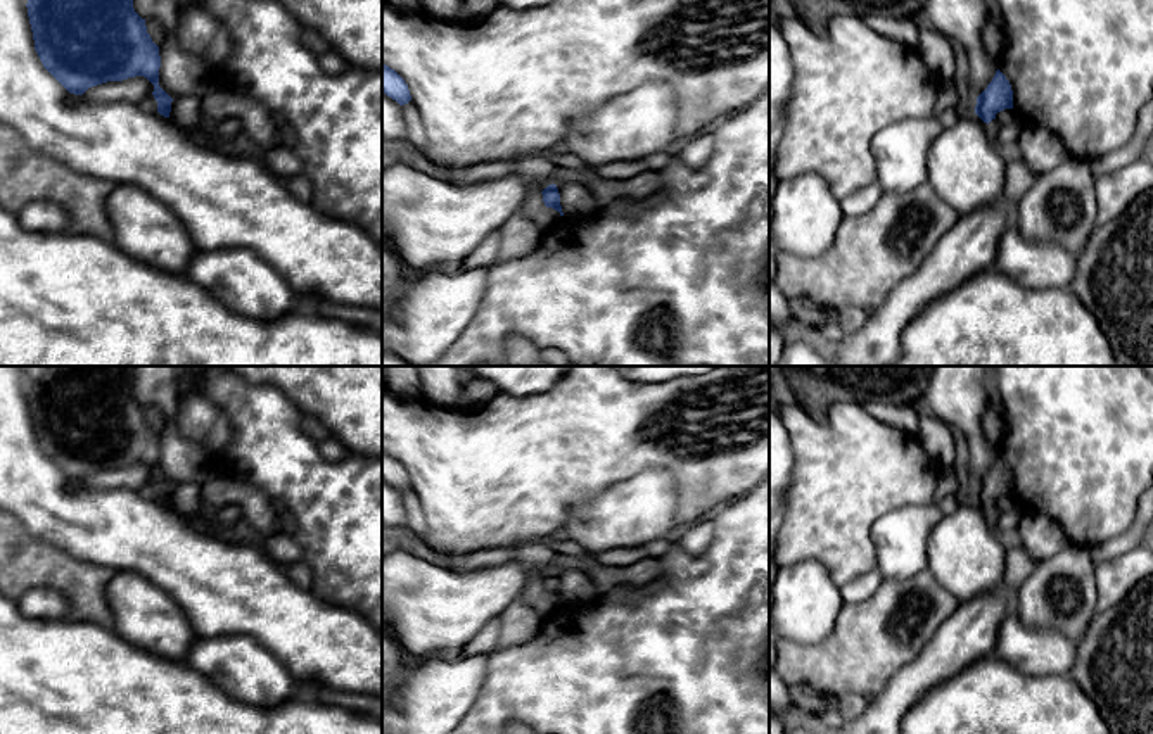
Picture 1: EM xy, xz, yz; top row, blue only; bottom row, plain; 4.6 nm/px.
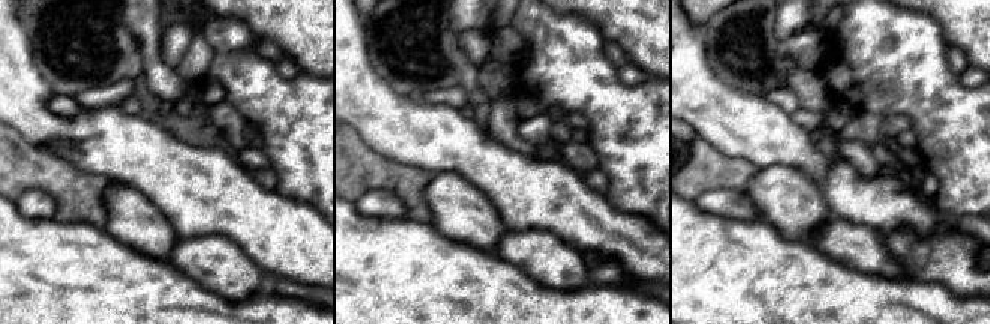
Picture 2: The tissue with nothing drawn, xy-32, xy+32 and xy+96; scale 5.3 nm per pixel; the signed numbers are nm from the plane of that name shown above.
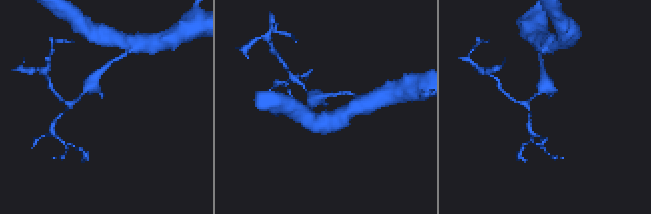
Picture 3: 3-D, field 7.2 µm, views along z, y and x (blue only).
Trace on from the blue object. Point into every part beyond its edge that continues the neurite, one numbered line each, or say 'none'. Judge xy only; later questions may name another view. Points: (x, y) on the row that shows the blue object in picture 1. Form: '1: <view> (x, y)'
none

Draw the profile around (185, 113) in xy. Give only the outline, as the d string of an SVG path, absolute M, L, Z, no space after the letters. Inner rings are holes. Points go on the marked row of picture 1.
M187 95L173 98L169 119L194 142L218 150L204 138L202 131L199 130L201 117L202 117L201 97Z

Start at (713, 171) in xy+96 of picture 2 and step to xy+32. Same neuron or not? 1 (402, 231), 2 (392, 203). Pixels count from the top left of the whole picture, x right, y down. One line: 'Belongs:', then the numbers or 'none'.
Belongs: none

